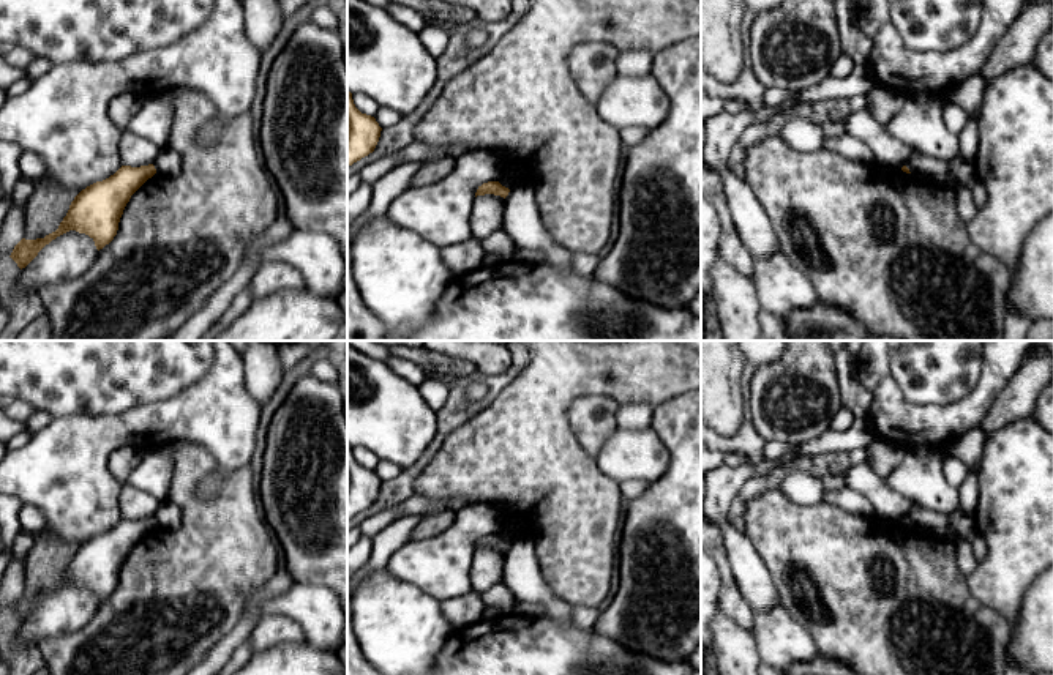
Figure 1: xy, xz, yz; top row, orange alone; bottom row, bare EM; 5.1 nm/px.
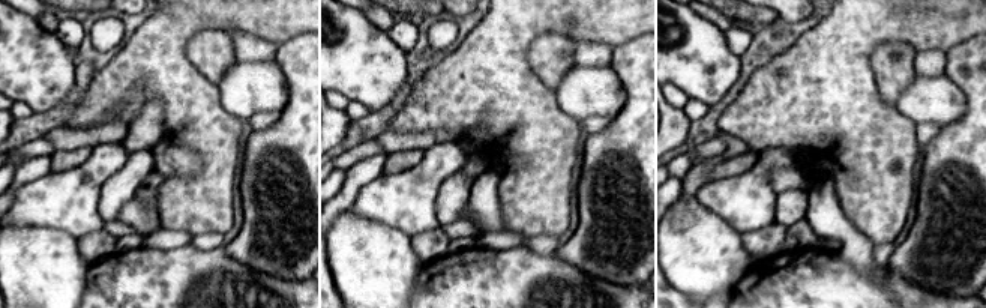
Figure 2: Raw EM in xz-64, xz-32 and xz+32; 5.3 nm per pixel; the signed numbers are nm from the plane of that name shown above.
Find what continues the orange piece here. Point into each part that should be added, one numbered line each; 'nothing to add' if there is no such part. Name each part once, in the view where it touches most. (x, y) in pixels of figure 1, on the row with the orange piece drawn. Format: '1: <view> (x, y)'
nothing to add

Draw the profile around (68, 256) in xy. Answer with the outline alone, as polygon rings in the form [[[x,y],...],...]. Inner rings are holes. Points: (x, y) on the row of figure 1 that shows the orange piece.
[[[69,230],[49,244],[19,273],[19,289],[38,293],[44,285],[76,279],[95,262],[93,238]]]

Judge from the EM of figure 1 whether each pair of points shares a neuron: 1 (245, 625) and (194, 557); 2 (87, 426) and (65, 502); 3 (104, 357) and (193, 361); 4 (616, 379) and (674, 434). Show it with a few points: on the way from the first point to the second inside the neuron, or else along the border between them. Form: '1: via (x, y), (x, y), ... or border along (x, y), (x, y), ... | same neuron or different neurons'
1: border along (245, 607), (239, 622), (215, 645) | different neurons
2: via (79, 445), (67, 461), (67, 483) | same neuron
3: via (127, 358), (171, 358) | same neuron
4: border along (684, 391), (654, 407) | different neurons

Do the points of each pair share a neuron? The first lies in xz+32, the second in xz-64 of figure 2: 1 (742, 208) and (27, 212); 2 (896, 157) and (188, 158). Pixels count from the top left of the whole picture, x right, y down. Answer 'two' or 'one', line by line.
1: one
2: two

